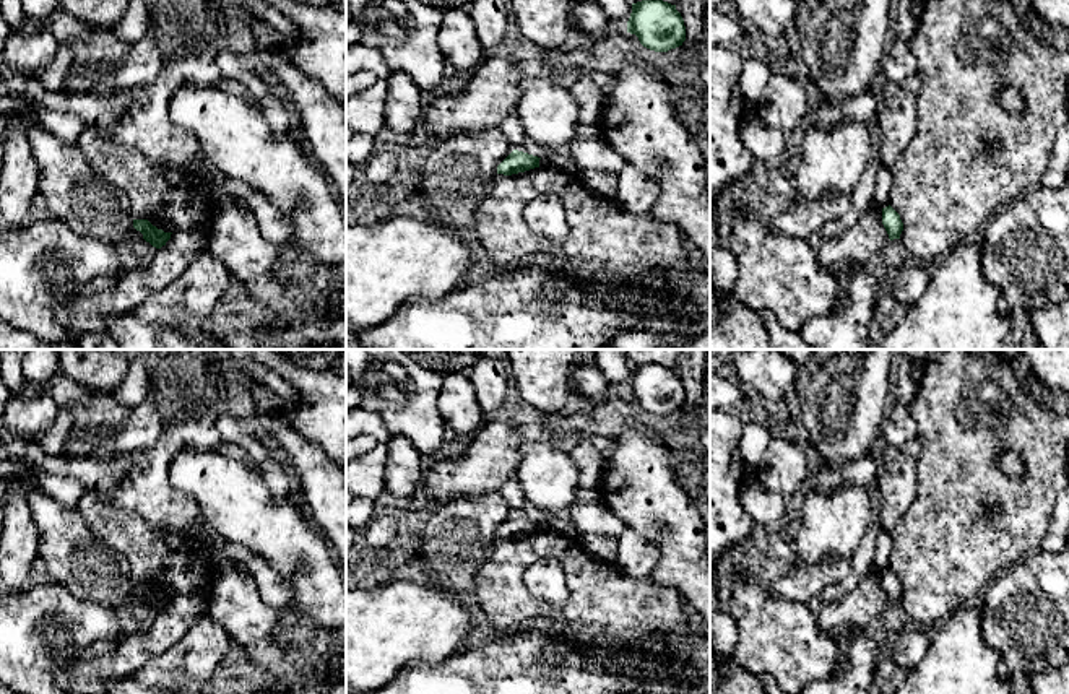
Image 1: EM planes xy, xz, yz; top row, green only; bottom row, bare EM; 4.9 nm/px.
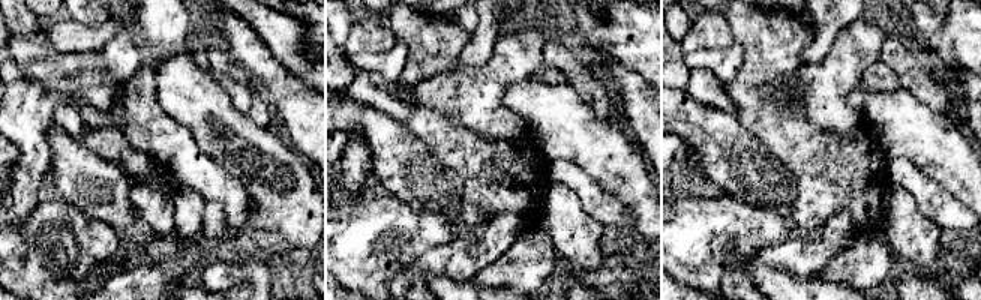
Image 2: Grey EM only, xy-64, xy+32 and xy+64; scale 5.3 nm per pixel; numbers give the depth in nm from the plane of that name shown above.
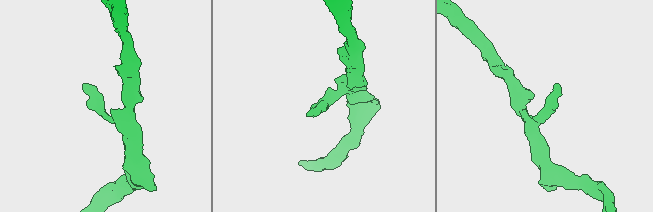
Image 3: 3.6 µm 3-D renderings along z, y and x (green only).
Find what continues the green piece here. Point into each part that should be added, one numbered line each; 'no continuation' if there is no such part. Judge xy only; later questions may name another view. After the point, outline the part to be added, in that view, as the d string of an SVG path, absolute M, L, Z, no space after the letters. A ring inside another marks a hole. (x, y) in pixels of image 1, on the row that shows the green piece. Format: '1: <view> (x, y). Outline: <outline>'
no continuation

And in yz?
no continuation

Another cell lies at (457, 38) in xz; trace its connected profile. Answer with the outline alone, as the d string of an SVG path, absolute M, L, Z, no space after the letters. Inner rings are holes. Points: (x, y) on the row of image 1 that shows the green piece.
M448 10L444 13L437 44L444 57L460 73L474 73L486 60L486 50L478 39L468 10Z

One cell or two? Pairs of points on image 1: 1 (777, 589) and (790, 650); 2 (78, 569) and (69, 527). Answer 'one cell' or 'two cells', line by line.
1: two cells
2: one cell

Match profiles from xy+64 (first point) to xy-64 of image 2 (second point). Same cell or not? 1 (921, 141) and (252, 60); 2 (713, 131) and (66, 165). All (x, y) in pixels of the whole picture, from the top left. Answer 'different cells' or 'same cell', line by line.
1: different cells
2: same cell

